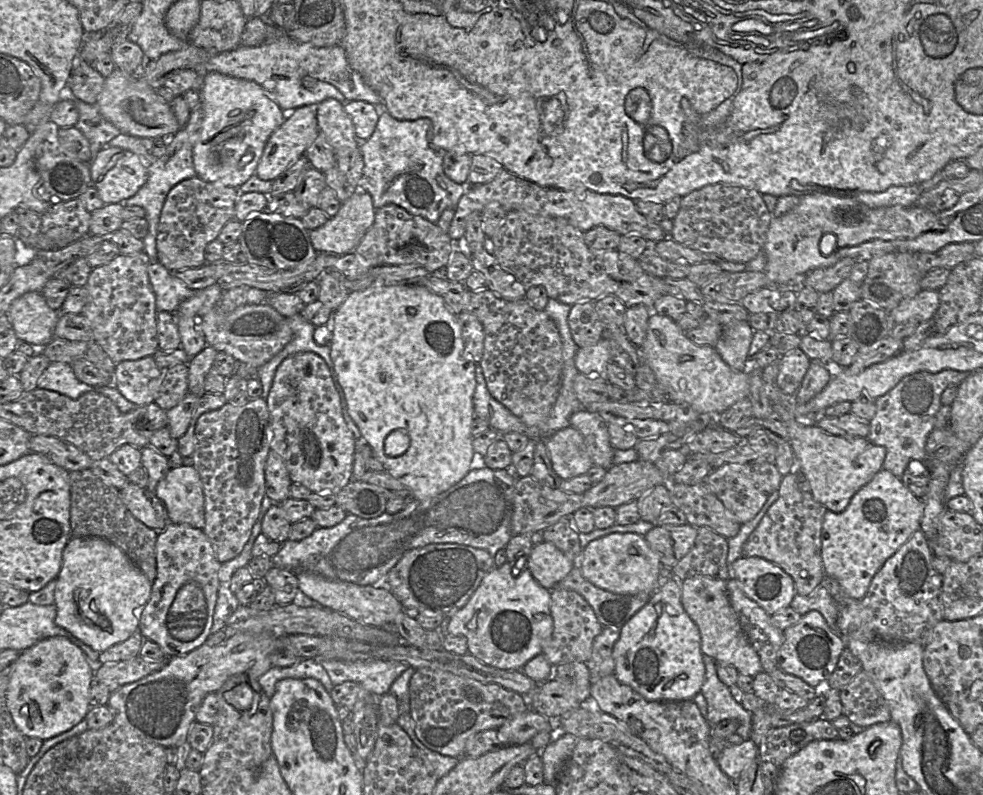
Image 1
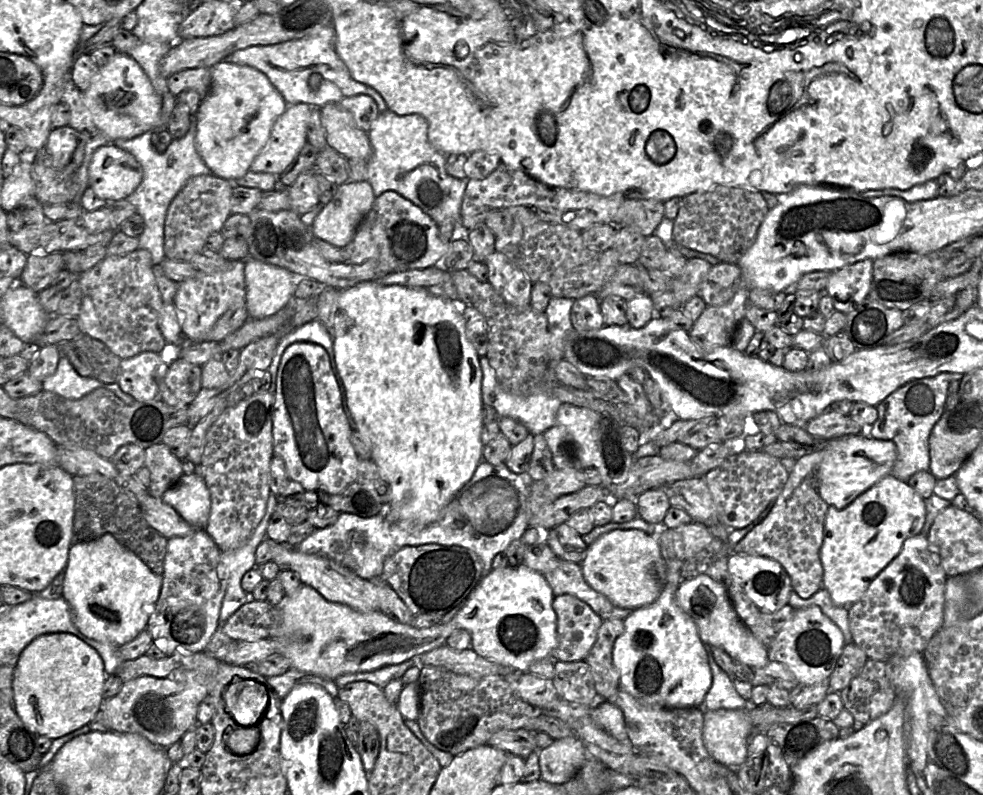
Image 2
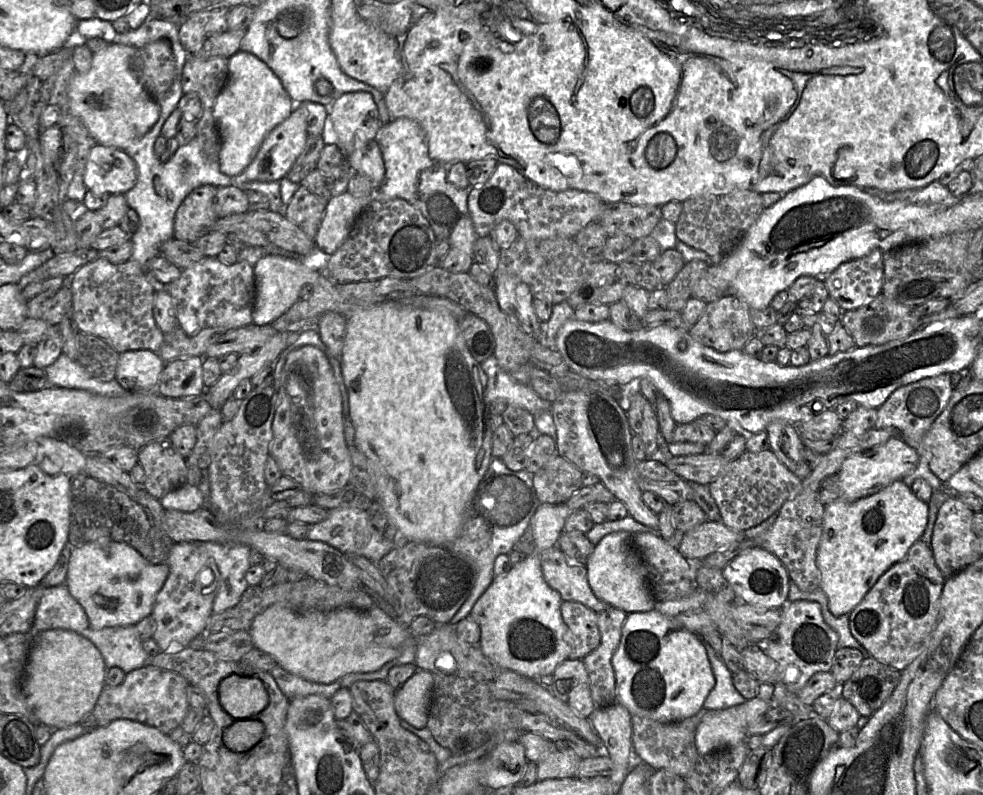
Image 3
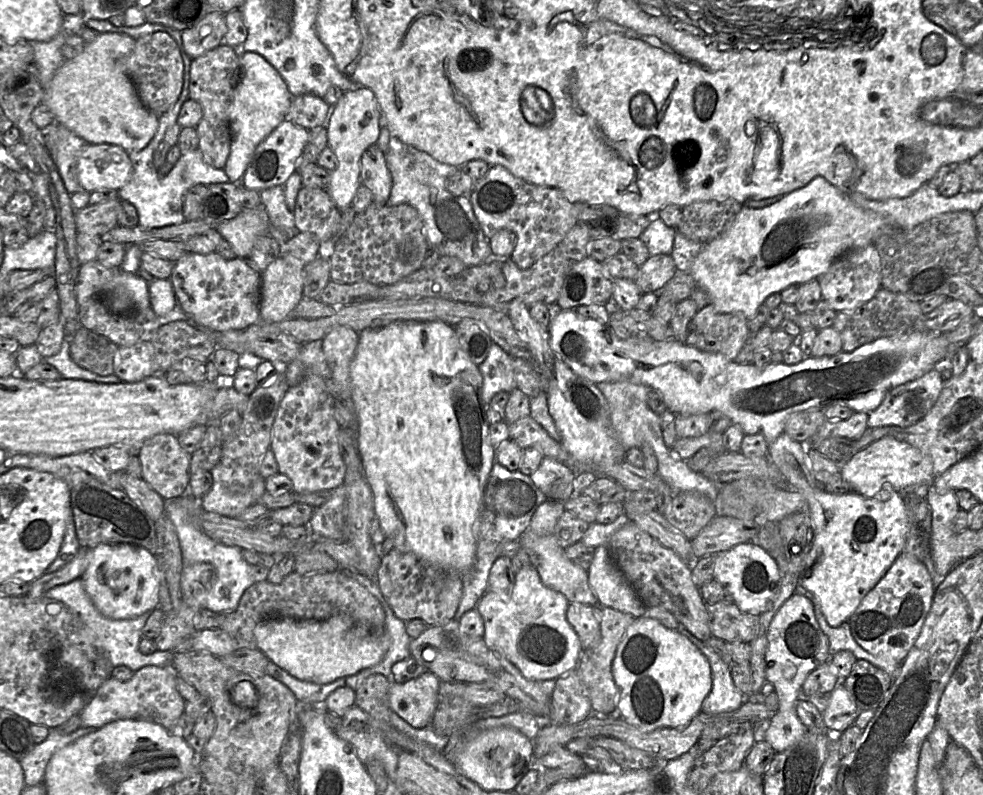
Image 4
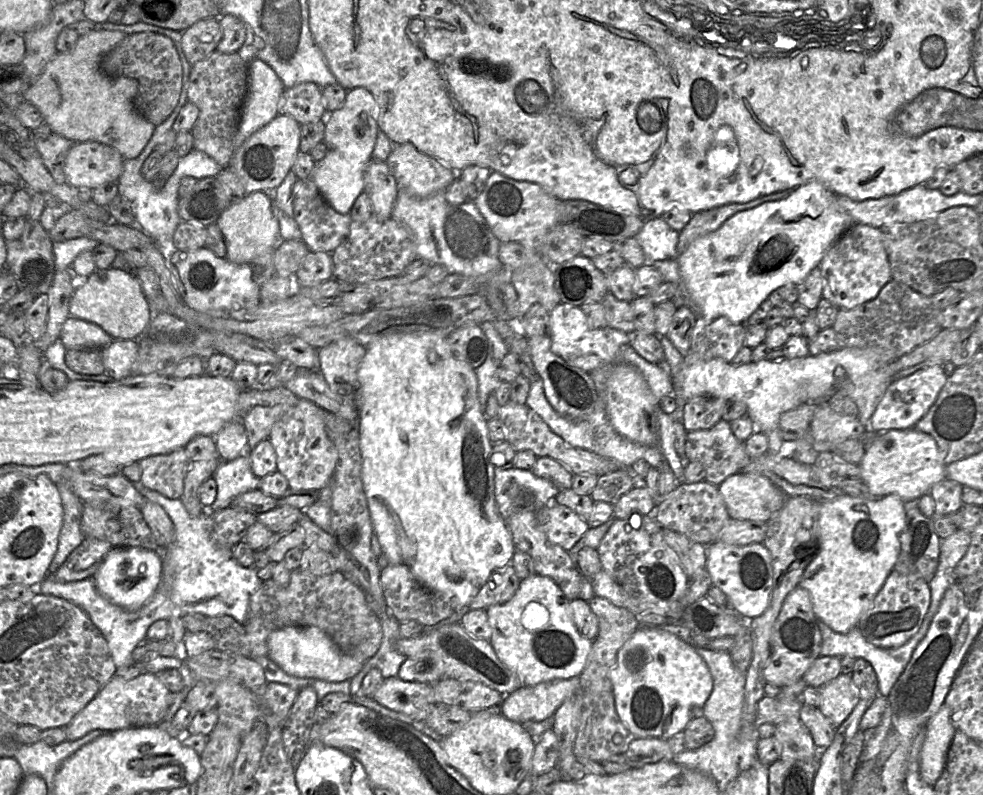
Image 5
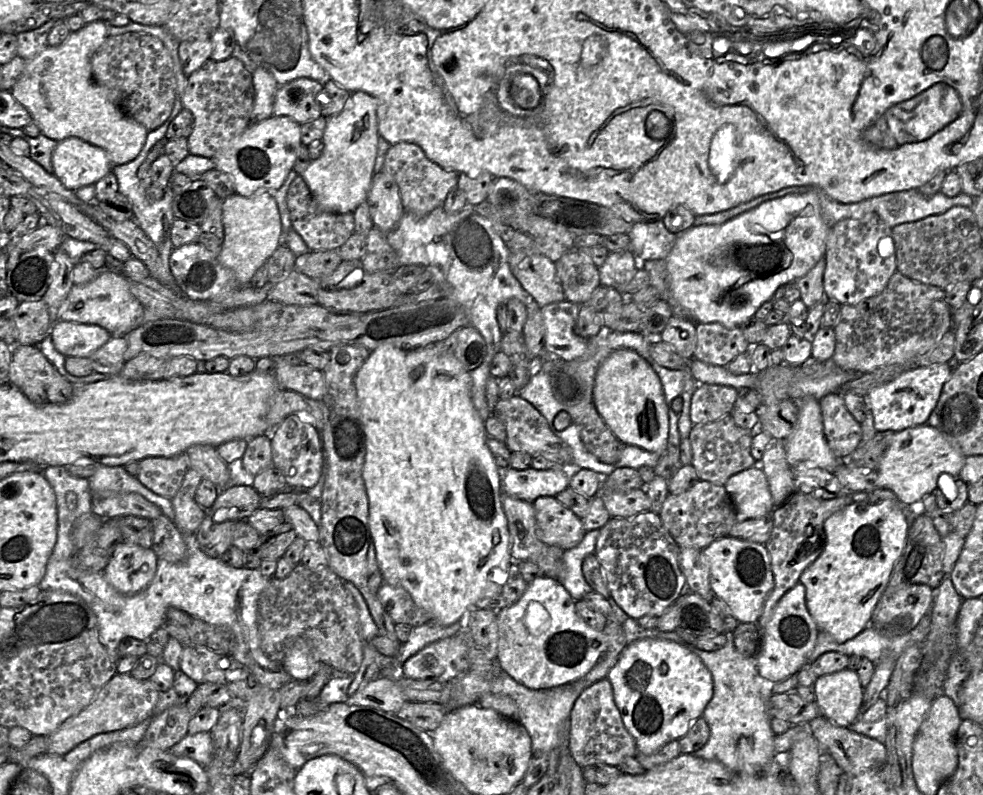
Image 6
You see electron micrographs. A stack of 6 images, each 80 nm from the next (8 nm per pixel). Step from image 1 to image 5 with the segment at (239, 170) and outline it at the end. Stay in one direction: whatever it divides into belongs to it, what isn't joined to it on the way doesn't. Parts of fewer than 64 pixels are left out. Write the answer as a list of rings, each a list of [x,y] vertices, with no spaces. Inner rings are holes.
[[[259,59],[248,64],[248,90],[241,109],[235,150],[280,114],[285,87],[274,70]]]

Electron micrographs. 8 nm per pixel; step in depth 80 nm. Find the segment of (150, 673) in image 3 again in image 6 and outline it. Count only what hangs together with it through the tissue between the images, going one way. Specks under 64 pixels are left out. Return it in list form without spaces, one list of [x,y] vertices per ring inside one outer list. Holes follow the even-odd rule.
[[[117,672],[82,711],[67,719],[49,735],[46,753],[66,754],[96,734],[121,730],[152,717],[160,693],[150,679],[136,679],[129,674]]]

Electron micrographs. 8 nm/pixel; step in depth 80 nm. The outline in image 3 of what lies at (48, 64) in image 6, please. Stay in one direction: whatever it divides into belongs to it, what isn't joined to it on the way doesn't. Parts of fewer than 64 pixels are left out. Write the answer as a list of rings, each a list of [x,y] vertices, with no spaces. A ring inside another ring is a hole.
[[[109,43],[106,47],[92,54],[91,68],[87,73],[76,72],[69,82],[67,108],[84,123],[96,143],[124,150],[142,139],[159,118],[159,103],[147,92],[134,69],[138,50],[130,45]]]

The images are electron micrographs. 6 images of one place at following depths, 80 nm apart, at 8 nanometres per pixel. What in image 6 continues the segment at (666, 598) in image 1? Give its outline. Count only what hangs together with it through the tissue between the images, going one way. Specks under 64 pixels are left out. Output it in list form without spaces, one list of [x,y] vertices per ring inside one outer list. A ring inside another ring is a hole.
[[[644,638],[628,644],[609,671],[607,679],[637,752],[646,755],[683,737],[691,724],[703,715],[713,696],[712,675],[699,656],[668,640]]]

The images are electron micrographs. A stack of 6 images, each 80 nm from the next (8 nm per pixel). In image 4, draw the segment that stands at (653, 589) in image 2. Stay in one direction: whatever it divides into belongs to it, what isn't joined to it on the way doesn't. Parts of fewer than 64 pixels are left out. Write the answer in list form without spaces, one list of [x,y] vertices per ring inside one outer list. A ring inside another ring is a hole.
[[[607,545],[595,548],[593,562],[588,570],[589,584],[602,606],[632,615],[645,615],[647,606],[619,569]]]

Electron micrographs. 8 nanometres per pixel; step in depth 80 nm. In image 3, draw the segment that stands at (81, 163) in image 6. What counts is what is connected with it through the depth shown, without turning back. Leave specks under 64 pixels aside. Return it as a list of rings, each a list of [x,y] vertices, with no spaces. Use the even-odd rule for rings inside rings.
[[[96,143],[88,155],[83,181],[95,194],[125,194],[136,184],[136,164],[124,150]]]

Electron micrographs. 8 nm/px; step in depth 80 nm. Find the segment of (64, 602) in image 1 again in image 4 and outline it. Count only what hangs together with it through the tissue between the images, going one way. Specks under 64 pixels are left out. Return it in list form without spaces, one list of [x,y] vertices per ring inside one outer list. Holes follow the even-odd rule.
[[[129,543],[100,544],[91,549],[91,560],[80,576],[96,608],[111,619],[130,619],[158,607],[159,568],[147,549]]]

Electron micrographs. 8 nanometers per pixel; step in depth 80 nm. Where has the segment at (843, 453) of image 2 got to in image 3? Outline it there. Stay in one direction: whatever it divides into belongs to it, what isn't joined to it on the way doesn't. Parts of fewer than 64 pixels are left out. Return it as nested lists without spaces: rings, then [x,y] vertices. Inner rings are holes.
[[[892,437],[880,445],[848,457],[838,472],[827,477],[822,483],[820,500],[825,505],[837,499],[854,501],[870,496],[913,472],[918,461],[919,455],[914,448],[900,437]]]

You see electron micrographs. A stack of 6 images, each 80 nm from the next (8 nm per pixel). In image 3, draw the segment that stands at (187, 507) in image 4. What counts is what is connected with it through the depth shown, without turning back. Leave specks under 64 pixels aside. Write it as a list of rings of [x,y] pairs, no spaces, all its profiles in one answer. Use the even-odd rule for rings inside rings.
[[[204,543],[221,574],[219,590],[213,603],[213,613],[221,614],[236,606],[249,587],[245,576],[253,566],[250,561],[251,547],[239,543]]]

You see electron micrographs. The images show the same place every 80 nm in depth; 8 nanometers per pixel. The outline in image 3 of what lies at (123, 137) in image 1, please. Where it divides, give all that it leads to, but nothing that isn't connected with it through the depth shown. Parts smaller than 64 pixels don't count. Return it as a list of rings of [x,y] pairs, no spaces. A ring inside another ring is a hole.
[[[174,70],[174,80],[169,91],[163,96],[162,99],[159,99],[157,102],[160,105],[160,114],[157,122],[151,128],[151,130],[143,136],[142,139],[136,143],[128,146],[124,149],[135,162],[137,168],[137,181],[135,186],[127,191],[124,196],[128,202],[130,208],[133,208],[139,216],[140,226],[138,231],[131,237],[133,243],[133,252],[131,255],[132,260],[138,262],[144,270],[149,269],[149,262],[152,258],[160,254],[159,249],[160,245],[167,241],[169,238],[173,237],[173,227],[174,227],[174,218],[175,213],[184,200],[184,198],[195,188],[205,185],[212,184],[216,187],[228,186],[233,184],[233,177],[229,177],[226,174],[223,174],[219,168],[218,161],[209,161],[206,157],[201,142],[197,137],[193,138],[186,145],[181,145],[175,151],[173,156],[167,162],[161,162],[160,159],[154,153],[154,143],[155,140],[161,133],[161,128],[169,115],[173,112],[178,106],[178,102],[183,95],[182,85],[180,79],[175,79],[175,70]]]

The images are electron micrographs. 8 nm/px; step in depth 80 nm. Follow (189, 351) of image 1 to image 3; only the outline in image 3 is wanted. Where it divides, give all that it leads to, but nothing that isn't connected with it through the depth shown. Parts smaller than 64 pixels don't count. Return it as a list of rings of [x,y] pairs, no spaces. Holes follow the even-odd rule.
[[[205,257],[182,269],[179,278],[167,284],[174,301],[178,326],[189,336],[204,328],[219,327],[228,331],[252,323],[255,299],[254,267],[246,260],[227,265],[217,257]]]

